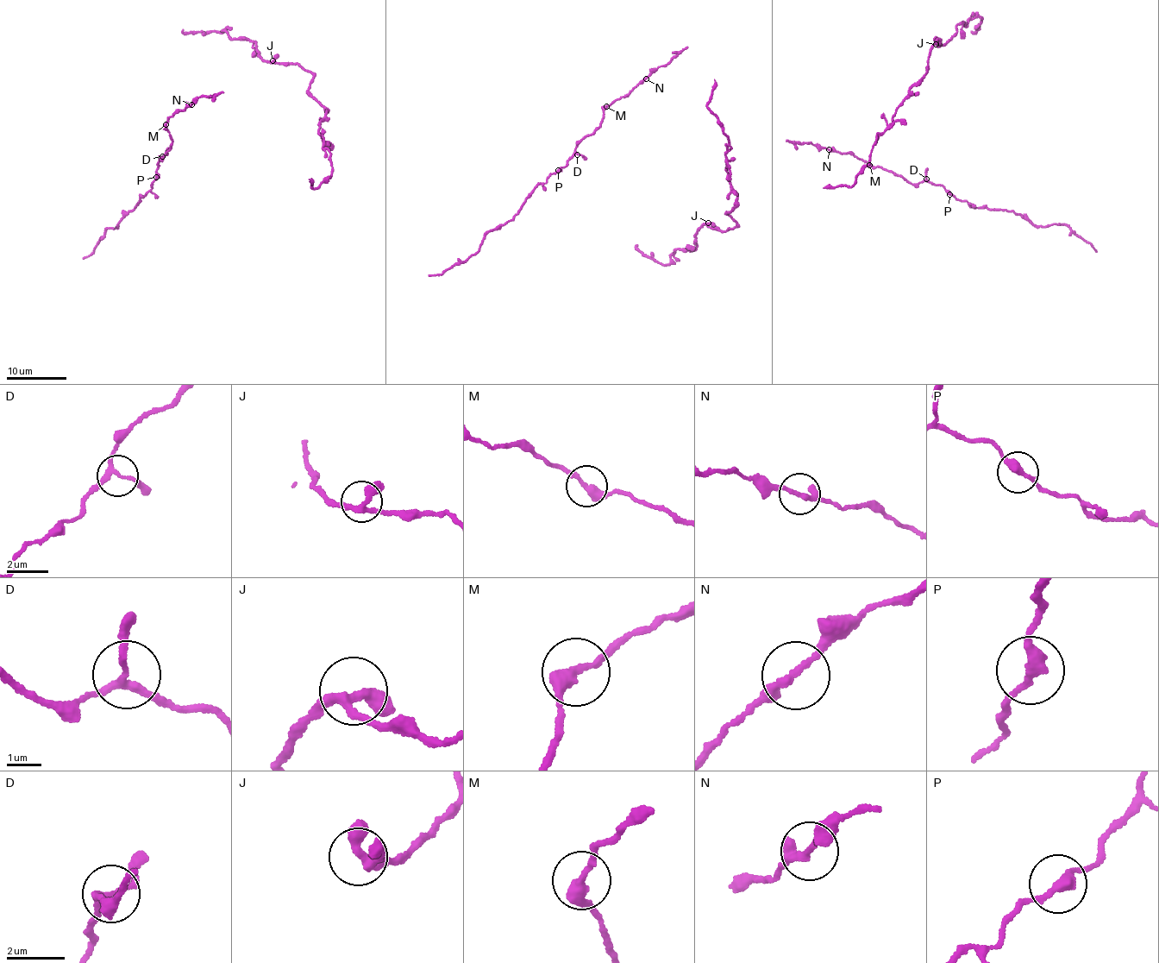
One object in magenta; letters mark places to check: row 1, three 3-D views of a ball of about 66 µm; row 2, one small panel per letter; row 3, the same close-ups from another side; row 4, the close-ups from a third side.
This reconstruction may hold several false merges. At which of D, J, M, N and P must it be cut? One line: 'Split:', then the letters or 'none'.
Split: none

